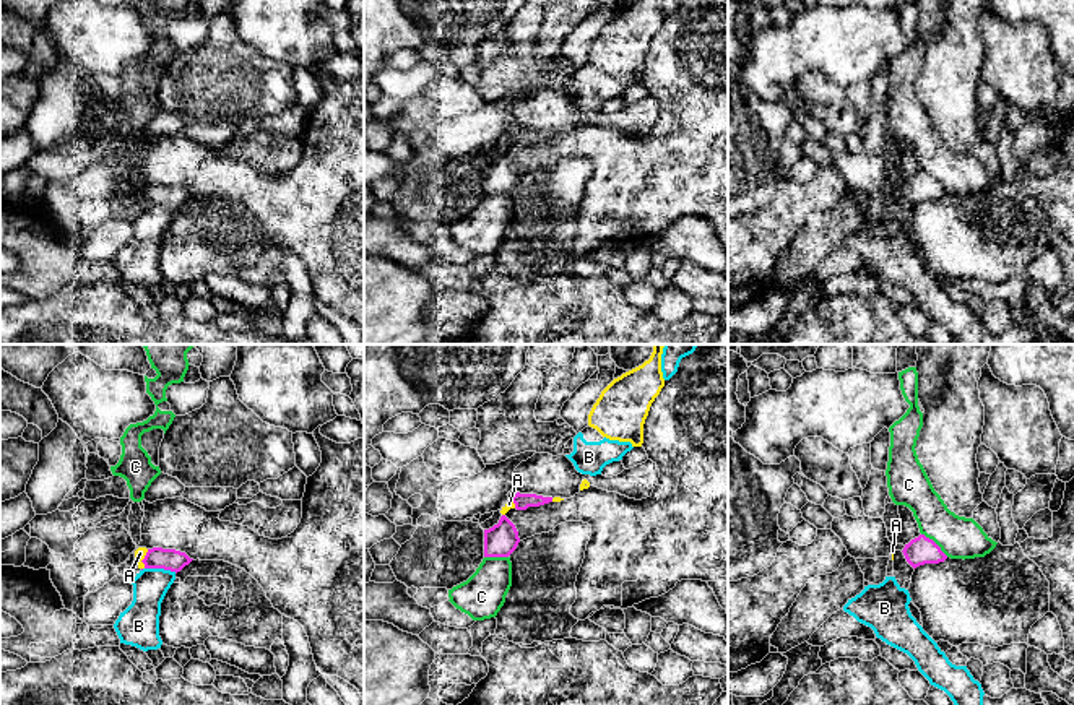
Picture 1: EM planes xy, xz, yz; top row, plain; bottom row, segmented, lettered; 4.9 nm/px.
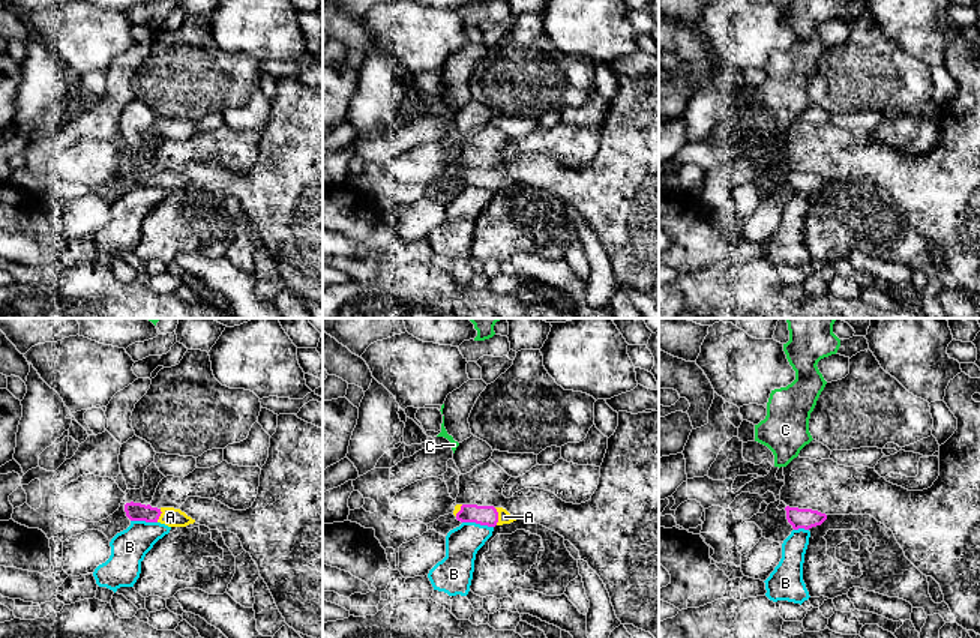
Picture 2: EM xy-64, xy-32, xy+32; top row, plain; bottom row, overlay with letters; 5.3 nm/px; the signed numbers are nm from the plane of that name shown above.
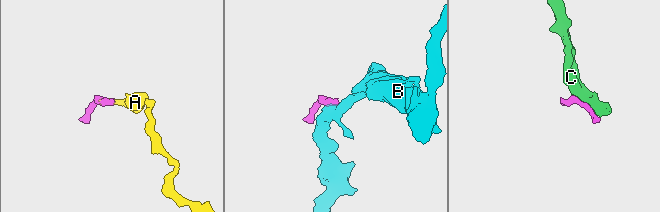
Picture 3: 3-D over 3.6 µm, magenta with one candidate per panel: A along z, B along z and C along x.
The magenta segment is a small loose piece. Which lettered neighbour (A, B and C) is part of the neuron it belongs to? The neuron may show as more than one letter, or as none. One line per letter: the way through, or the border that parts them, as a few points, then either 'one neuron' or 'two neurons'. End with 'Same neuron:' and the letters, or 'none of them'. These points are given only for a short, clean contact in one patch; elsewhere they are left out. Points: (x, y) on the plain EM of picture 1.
A: way xy (169, 195), (143, 195), (140, 189); one neuron
B: border xy (142, 205), (169, 205), (176, 208); two neurons
C: two neurons
Same neuron: A

